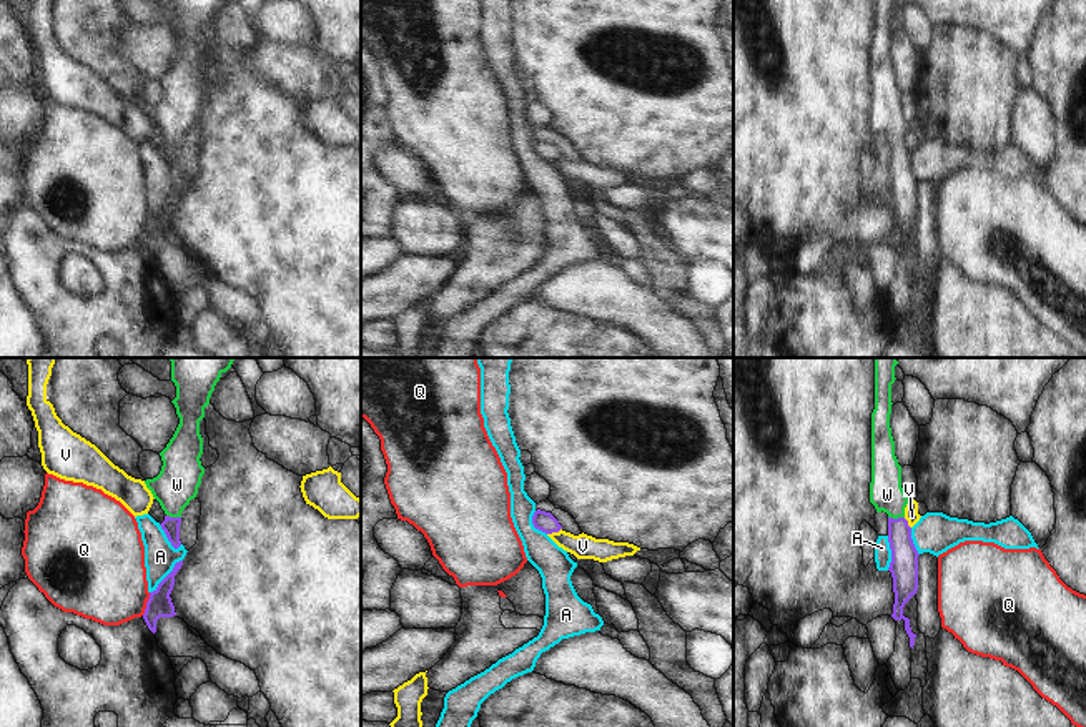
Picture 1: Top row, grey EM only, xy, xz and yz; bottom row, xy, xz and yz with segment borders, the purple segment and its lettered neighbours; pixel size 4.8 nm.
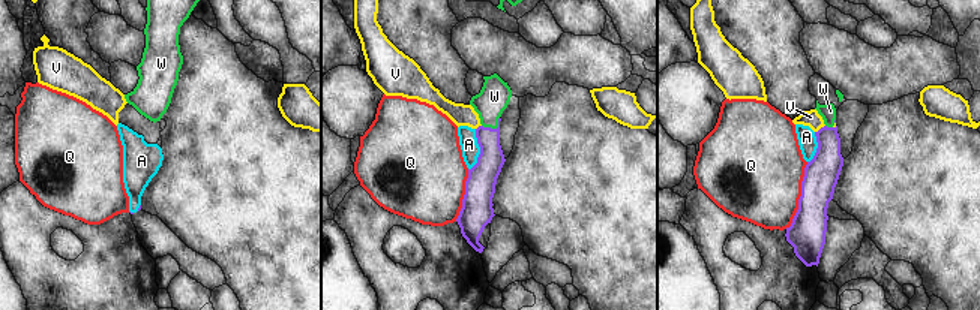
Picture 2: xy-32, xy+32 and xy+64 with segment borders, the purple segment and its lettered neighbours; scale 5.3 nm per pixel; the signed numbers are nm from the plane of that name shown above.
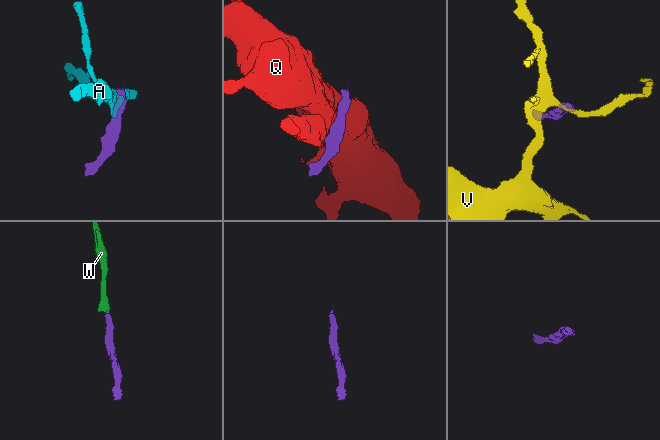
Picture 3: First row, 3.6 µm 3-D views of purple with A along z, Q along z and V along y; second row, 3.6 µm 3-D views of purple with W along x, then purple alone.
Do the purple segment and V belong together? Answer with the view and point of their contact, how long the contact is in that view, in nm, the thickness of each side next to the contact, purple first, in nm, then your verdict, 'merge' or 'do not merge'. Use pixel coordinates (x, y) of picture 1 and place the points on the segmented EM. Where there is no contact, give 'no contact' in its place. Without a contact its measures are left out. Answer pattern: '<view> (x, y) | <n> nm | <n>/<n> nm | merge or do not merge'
xz (554, 531) | 80 nm | 100/120 nm | do not merge

